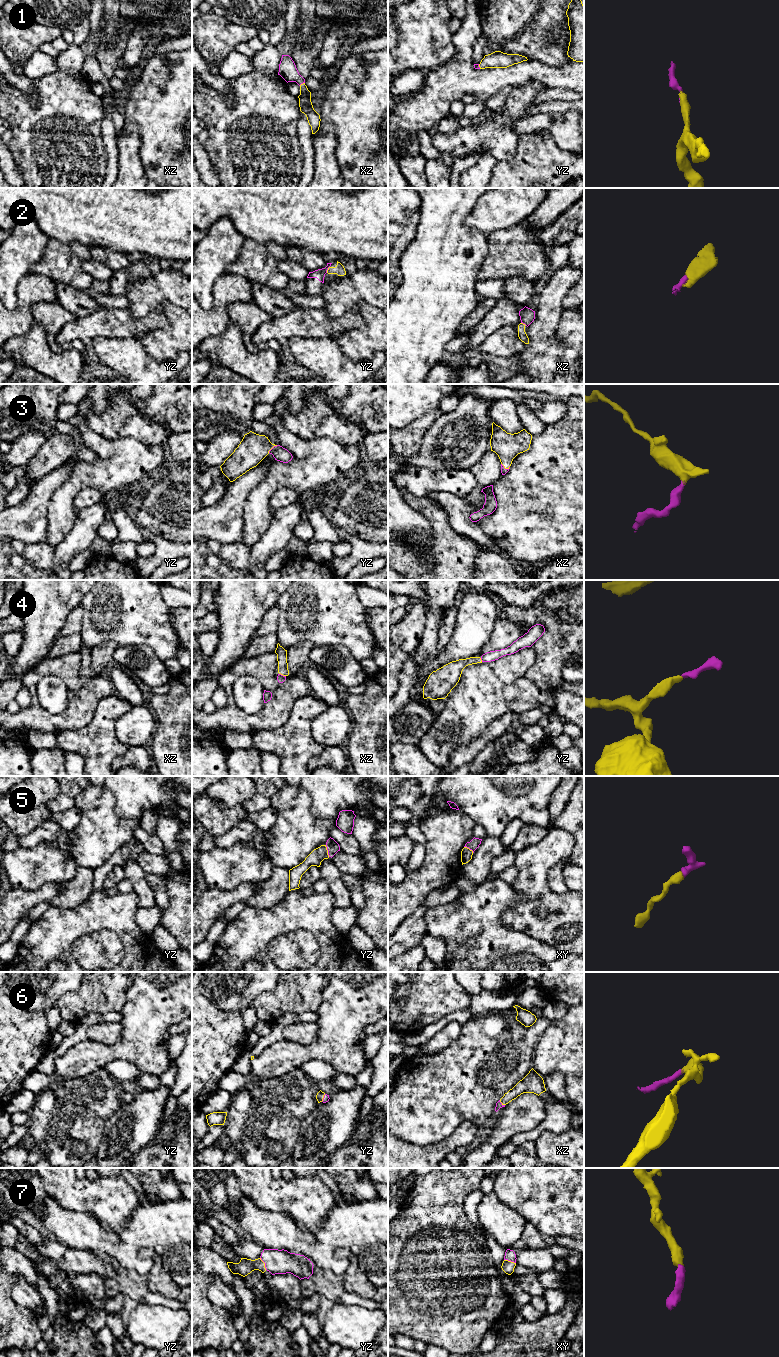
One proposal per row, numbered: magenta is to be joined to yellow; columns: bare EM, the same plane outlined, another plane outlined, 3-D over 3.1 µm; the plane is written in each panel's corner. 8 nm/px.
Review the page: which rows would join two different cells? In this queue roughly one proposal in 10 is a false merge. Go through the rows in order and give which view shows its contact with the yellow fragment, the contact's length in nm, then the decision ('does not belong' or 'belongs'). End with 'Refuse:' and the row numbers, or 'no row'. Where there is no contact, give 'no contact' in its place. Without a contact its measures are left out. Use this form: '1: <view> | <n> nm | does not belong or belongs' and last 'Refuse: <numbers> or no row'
1: xz | 50 nm | belongs
2: yz | 60 nm | belongs
3: yz | 100 nm | belongs
4: xz | 60 nm | belongs
5: yz | 100 nm | belongs
6: yz | 70 nm | belongs
7: yz | 120 nm | belongs
Refuse: no row

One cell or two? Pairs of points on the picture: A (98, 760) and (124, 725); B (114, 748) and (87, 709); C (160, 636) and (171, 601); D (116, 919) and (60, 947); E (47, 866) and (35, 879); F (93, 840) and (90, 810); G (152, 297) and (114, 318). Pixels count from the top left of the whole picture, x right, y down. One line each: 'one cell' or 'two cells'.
A: two cells
B: two cells
C: two cells
D: one cell
E: one cell
F: one cell
G: two cells

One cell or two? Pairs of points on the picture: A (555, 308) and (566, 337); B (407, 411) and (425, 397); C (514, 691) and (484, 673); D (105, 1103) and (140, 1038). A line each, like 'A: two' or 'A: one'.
A: two
B: one
C: two
D: two

